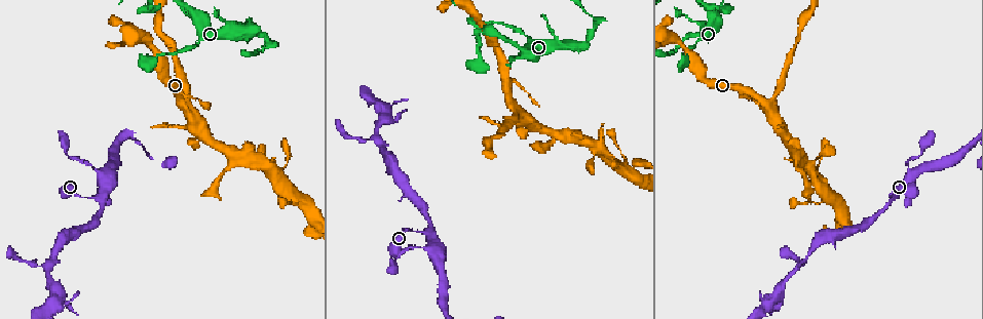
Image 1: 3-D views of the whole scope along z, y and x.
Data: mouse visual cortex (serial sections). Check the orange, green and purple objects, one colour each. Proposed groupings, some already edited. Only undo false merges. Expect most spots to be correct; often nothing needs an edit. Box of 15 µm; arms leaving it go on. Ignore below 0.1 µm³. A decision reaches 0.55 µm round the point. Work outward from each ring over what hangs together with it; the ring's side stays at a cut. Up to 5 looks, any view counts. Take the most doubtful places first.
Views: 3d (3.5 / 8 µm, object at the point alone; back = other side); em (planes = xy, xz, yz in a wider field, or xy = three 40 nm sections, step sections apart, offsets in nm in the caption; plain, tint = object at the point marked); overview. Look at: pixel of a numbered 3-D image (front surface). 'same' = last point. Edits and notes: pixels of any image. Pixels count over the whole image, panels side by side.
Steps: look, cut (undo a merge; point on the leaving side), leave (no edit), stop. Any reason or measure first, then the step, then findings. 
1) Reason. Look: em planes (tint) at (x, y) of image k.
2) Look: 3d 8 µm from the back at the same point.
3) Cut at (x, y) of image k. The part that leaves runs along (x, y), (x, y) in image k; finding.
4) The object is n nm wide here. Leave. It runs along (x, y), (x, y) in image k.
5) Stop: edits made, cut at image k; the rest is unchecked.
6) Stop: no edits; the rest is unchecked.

Branch point. Look: 3d 3.5 µm at (98, 200) of image 1.

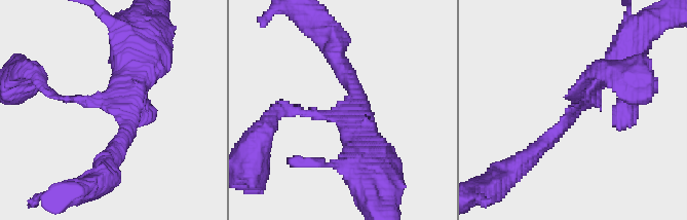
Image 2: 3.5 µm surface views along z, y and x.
Shape alone is not enough. Look: em xy step 1 (tint) at (339, 113) of image 2.

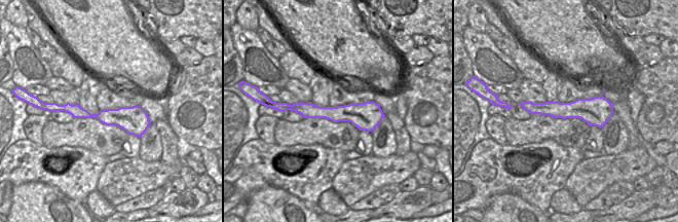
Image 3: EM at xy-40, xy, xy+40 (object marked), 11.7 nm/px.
Leave. It runs along (277, 115), (356, 105), (347, 74) in image 2; all the same cell.

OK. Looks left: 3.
Thin neck. Look: 3d 3.5 µm at (704, 79) of image 1.

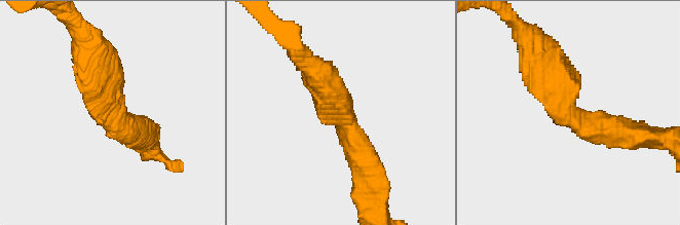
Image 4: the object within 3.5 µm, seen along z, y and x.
The arms are 450, 500 nm wide. Look: em xy step 2 (plain) at (110, 108) of image 4.

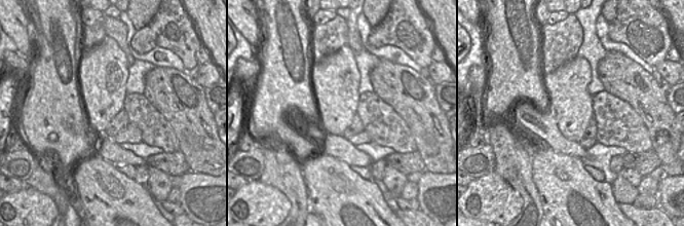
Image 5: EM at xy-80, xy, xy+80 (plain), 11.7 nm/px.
With the object marked. Look: em xy step 2 (tint) at the same point.

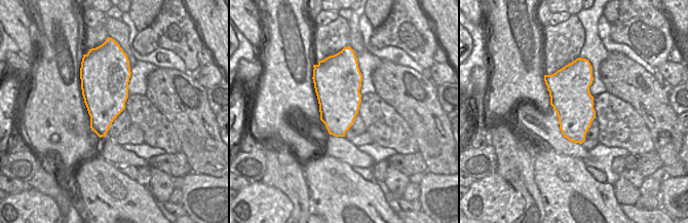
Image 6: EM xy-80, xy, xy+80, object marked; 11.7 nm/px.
Leave. It runs along (628, 134), (586, 127), (538, 51) in image 4; one cell here.

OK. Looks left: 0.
Stop: no edits; the rest is unchecked.

